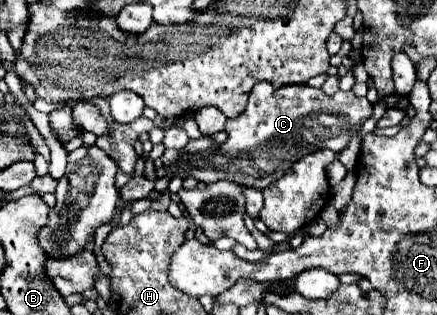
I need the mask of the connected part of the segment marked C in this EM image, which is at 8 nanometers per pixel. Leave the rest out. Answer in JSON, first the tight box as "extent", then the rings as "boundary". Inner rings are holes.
{"extent":[169,83,373,191],"boundary":[[[257,83],[251,89],[247,109],[225,127],[229,131],[227,141],[217,145],[211,137],[191,139],[181,151],[181,167],[169,169],[169,173],[191,175],[203,183],[233,181],[263,191],[283,177],[301,157],[319,149],[331,149],[335,153],[345,149],[355,127],[369,119],[371,113],[373,105],[353,91],[337,91],[329,97],[309,85],[275,89],[271,83]]]}

